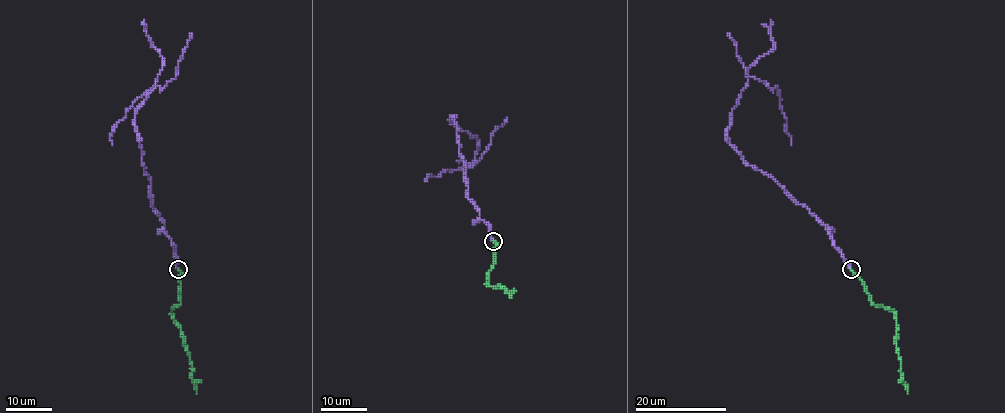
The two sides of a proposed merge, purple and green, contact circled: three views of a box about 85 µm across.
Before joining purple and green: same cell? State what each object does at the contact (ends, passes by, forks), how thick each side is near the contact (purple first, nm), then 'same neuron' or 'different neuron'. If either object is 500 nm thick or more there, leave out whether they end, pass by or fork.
purple ends | green ends | 190/320 nm | same neuron

